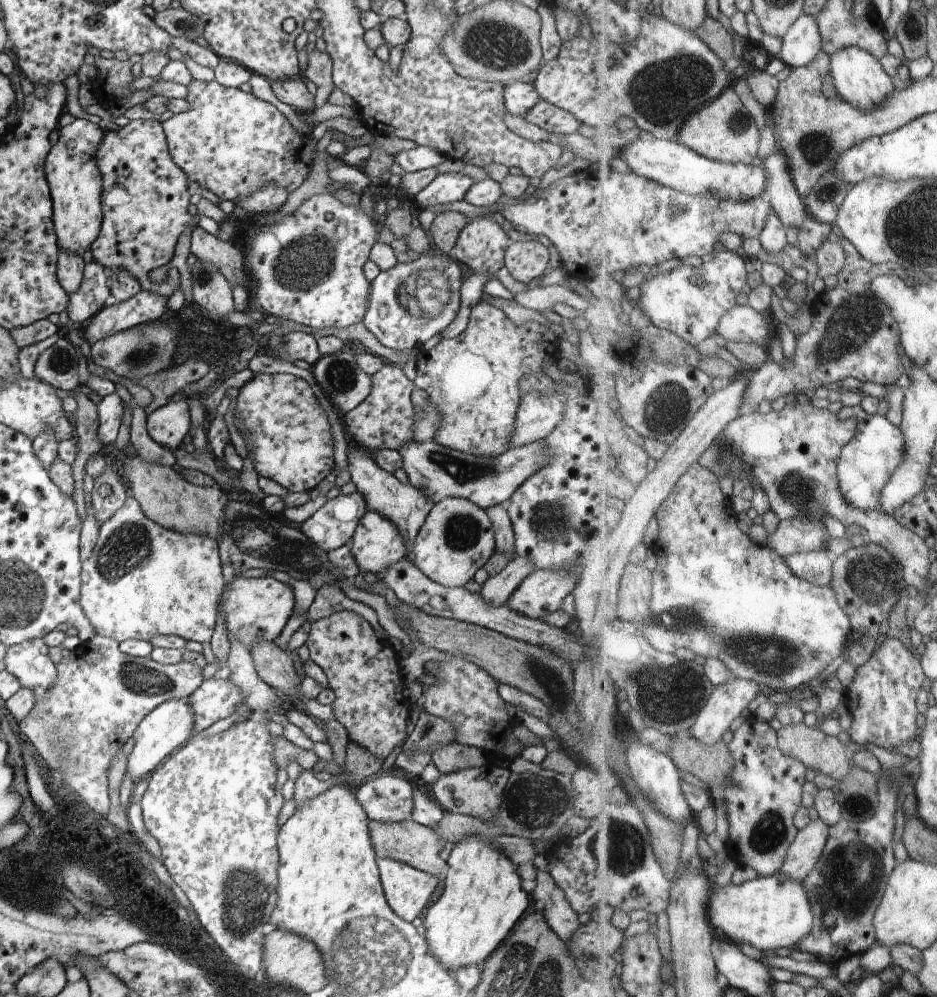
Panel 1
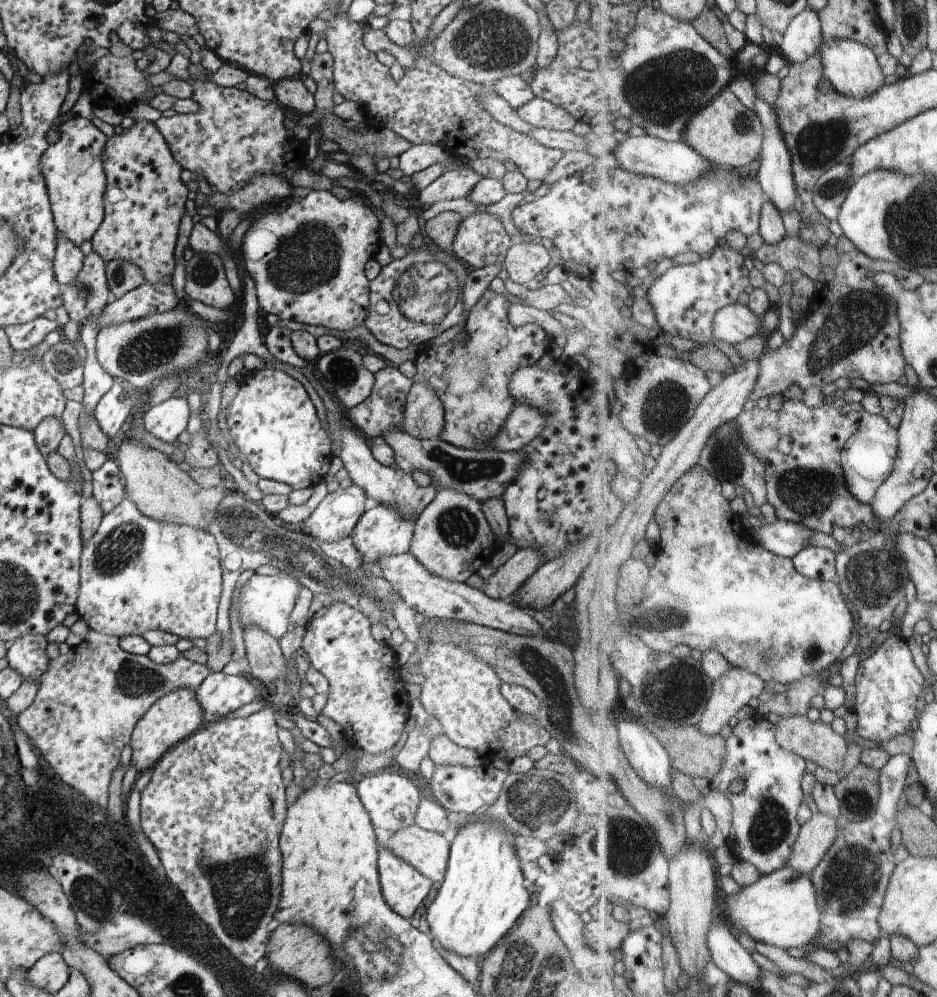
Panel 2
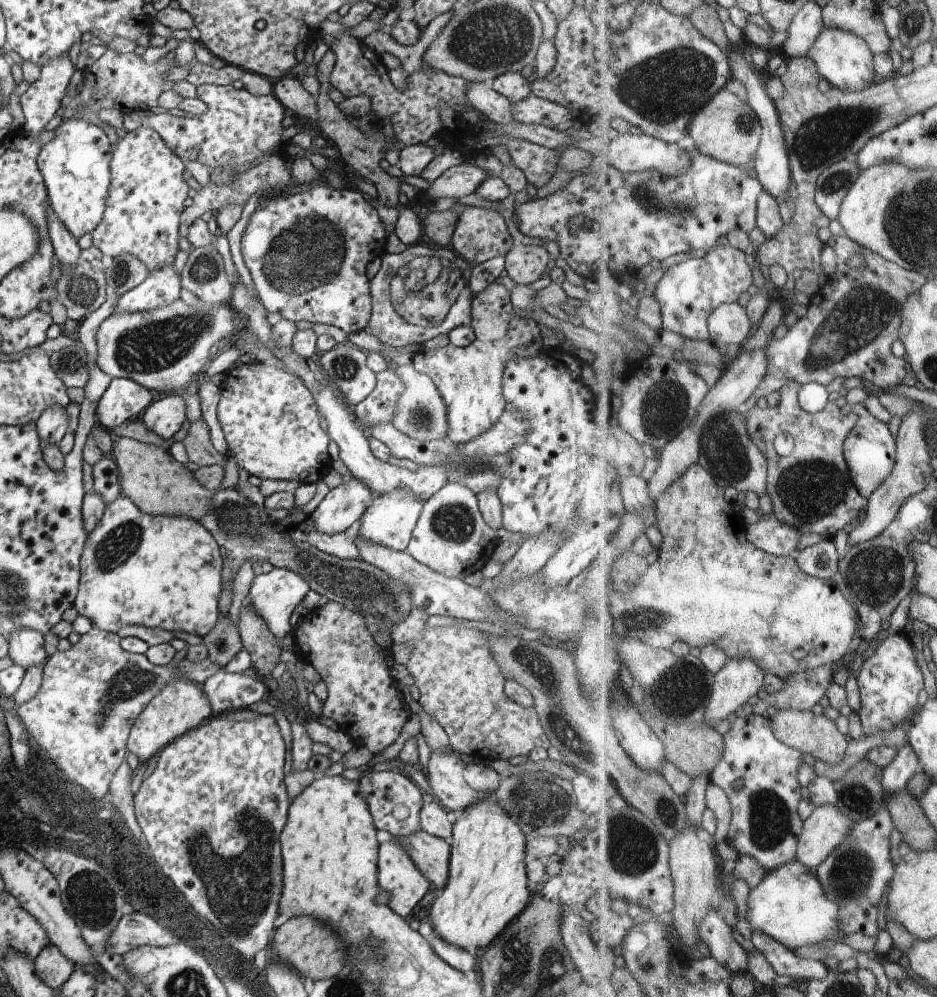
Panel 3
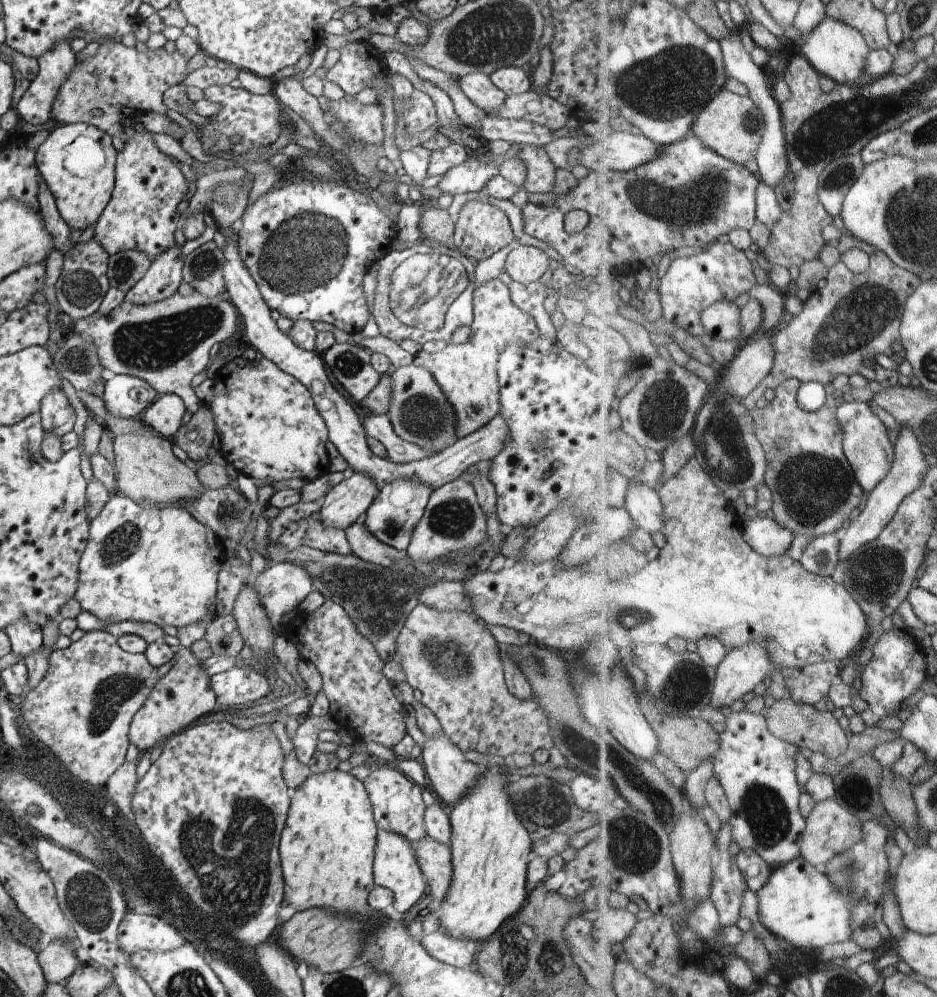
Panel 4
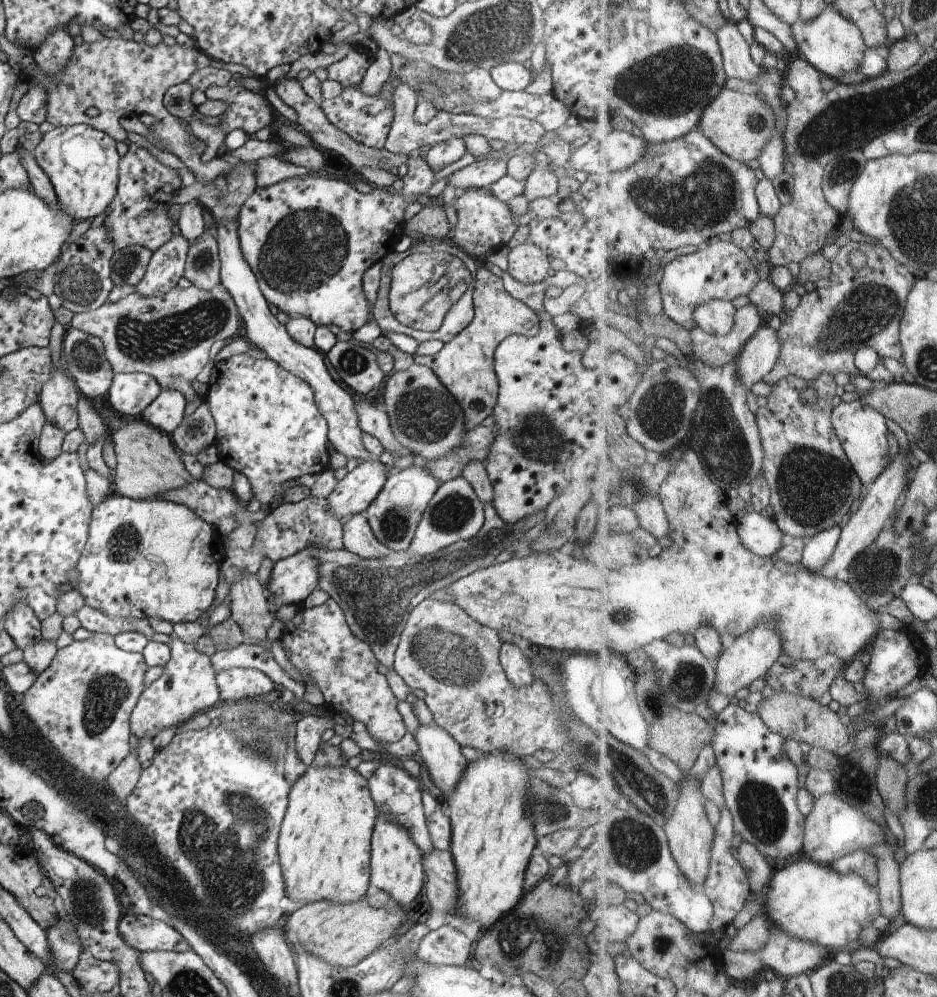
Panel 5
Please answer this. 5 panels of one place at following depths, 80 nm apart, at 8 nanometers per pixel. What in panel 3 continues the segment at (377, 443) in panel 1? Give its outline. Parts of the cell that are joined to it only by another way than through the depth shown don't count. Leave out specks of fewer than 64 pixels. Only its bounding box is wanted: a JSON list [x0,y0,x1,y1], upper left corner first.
[352,370,404,432]

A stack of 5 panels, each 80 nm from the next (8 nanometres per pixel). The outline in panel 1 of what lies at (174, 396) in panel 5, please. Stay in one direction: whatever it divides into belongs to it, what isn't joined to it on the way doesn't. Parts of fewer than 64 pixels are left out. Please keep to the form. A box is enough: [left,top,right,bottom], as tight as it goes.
[147,400,191,448]

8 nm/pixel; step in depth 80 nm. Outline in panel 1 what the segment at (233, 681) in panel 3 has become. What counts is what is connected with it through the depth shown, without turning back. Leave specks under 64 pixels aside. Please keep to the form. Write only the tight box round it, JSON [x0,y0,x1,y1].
[189,678,244,733]

